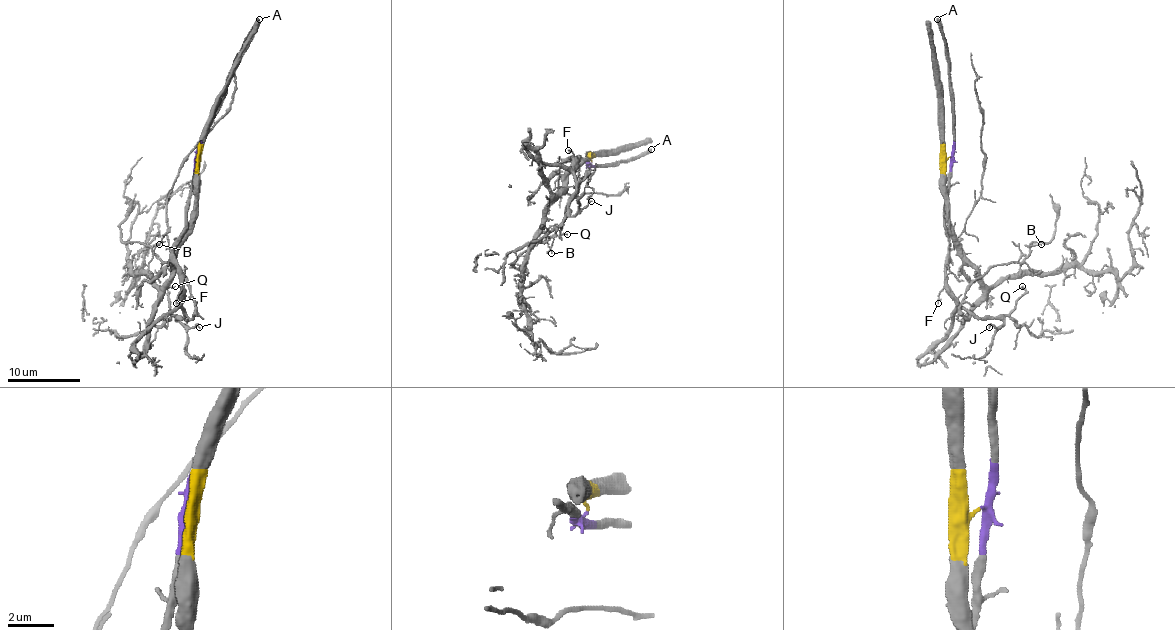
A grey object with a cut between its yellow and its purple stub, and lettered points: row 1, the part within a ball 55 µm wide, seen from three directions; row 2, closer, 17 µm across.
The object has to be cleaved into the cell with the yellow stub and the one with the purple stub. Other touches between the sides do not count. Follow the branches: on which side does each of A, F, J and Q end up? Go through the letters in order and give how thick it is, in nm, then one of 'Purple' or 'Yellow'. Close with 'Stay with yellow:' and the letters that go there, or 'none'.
A: Thickness 380 nm. Purple
F: Thickness 130 nm. Purple
J: Thickness 130 nm. Purple
Q: Thickness 110 nm. Purple
Stay with yellow: none

